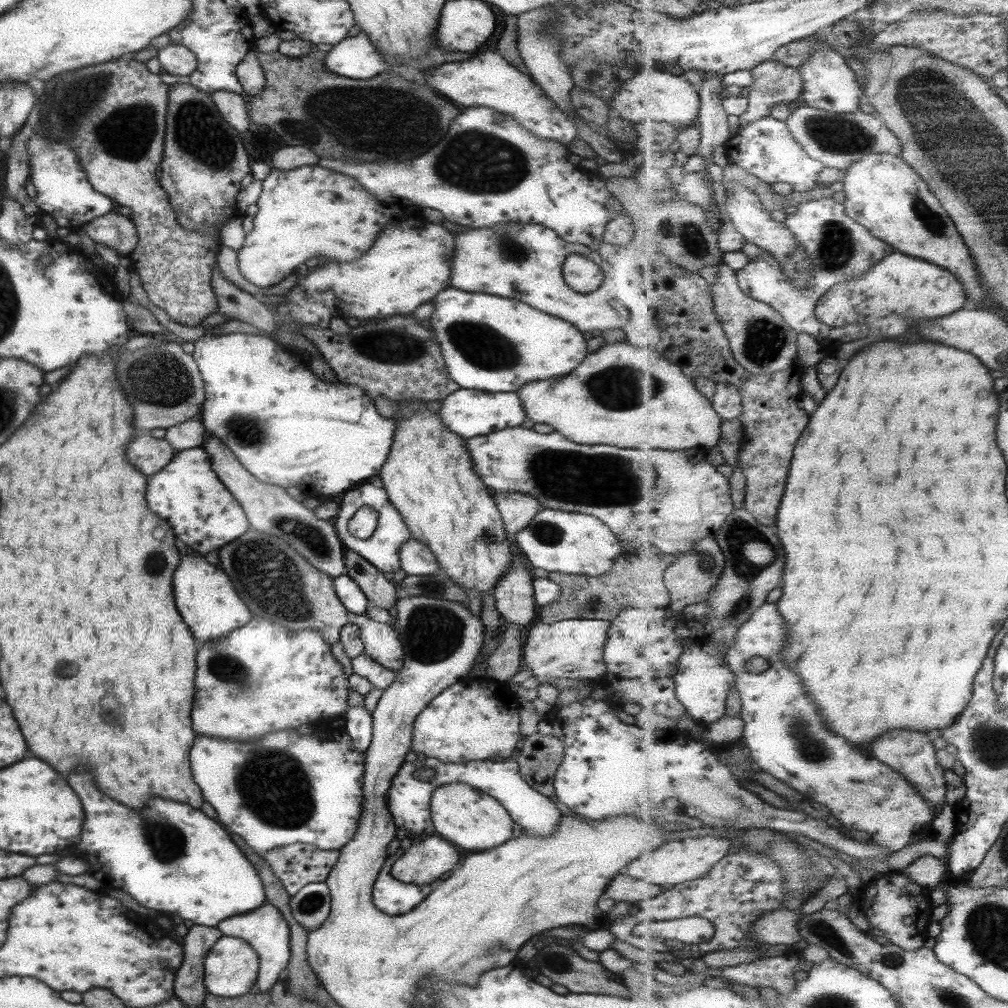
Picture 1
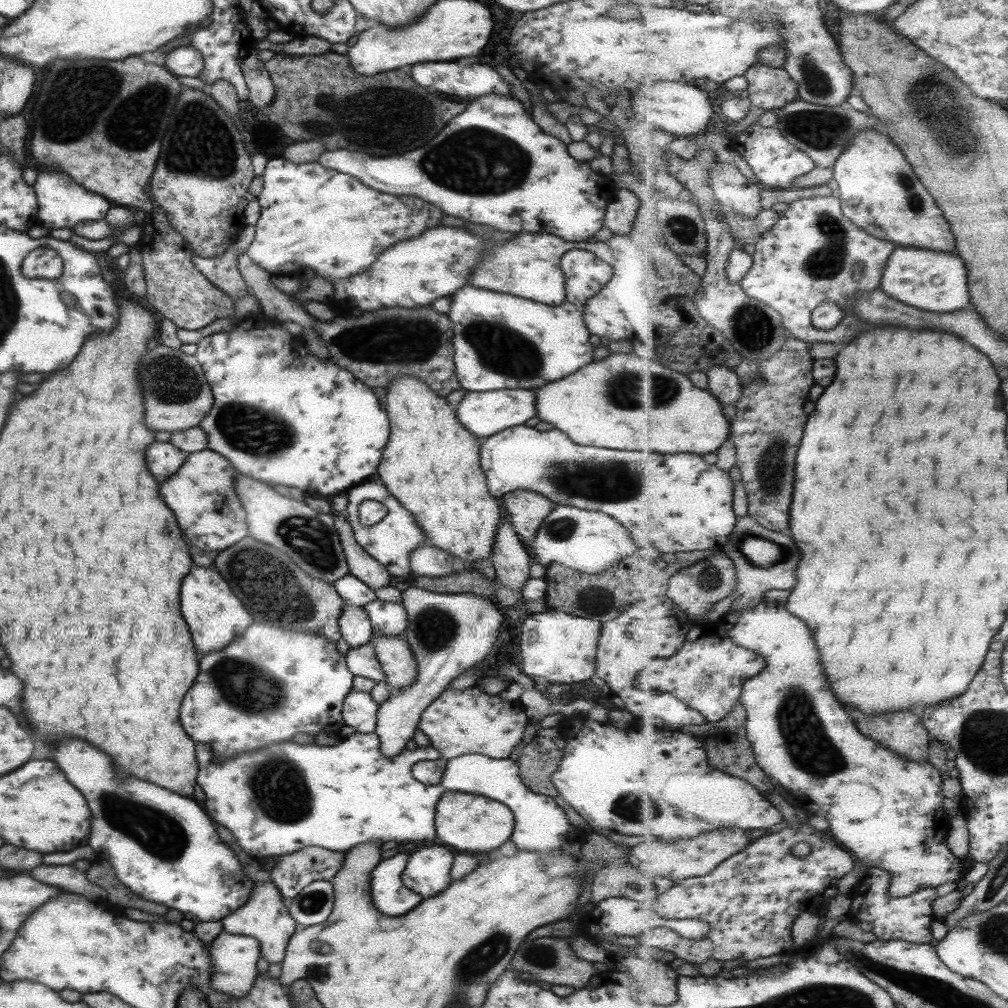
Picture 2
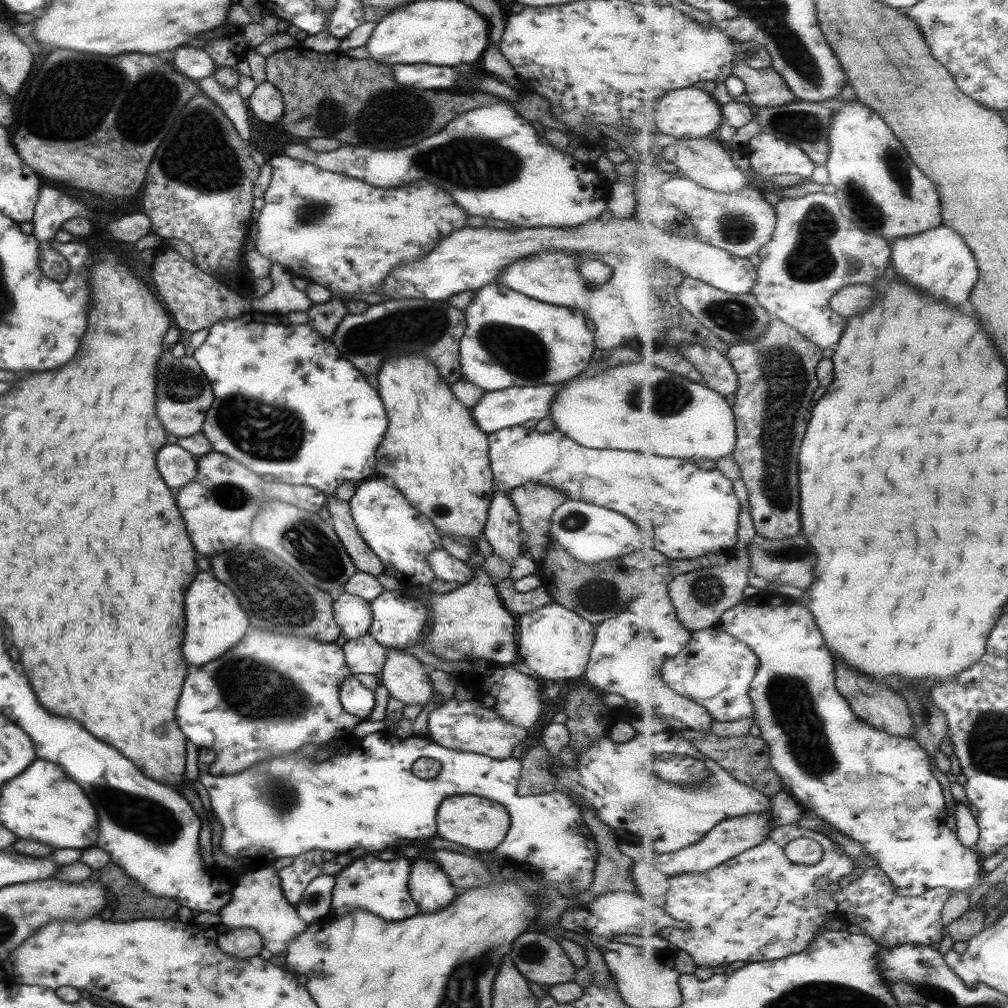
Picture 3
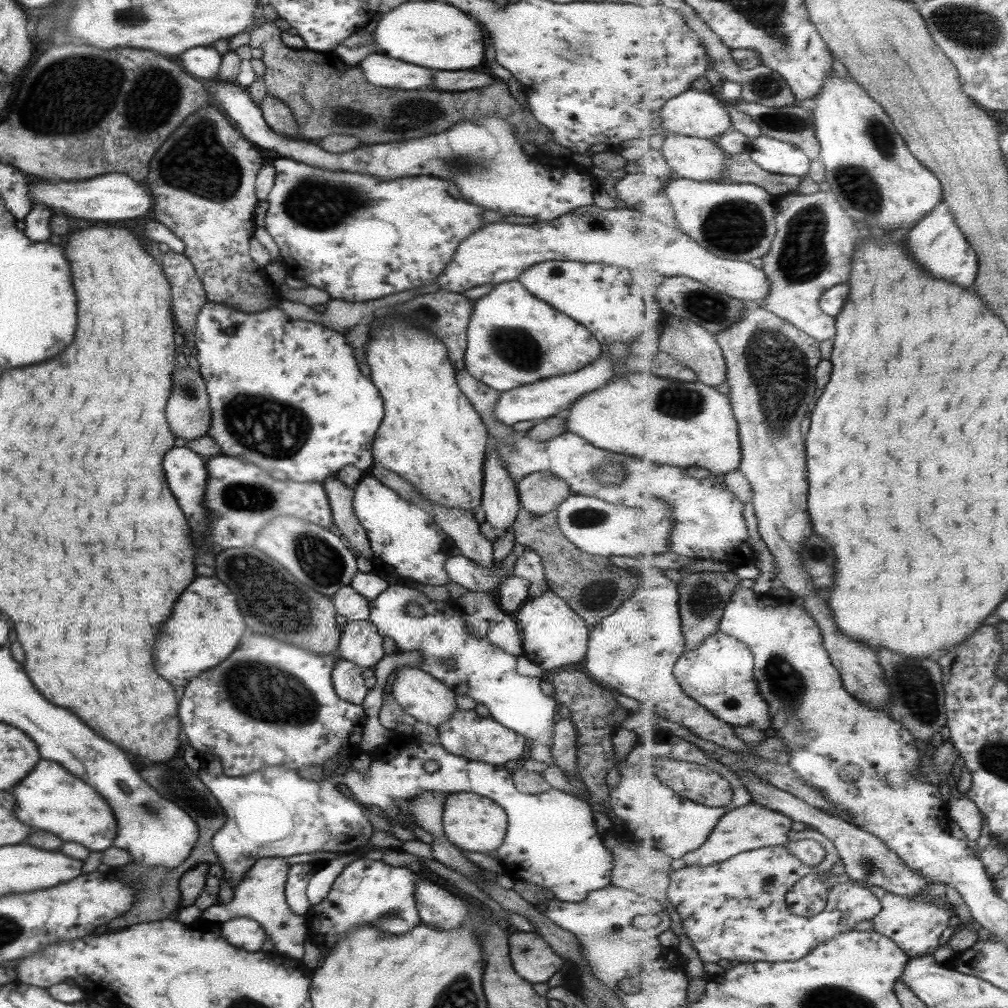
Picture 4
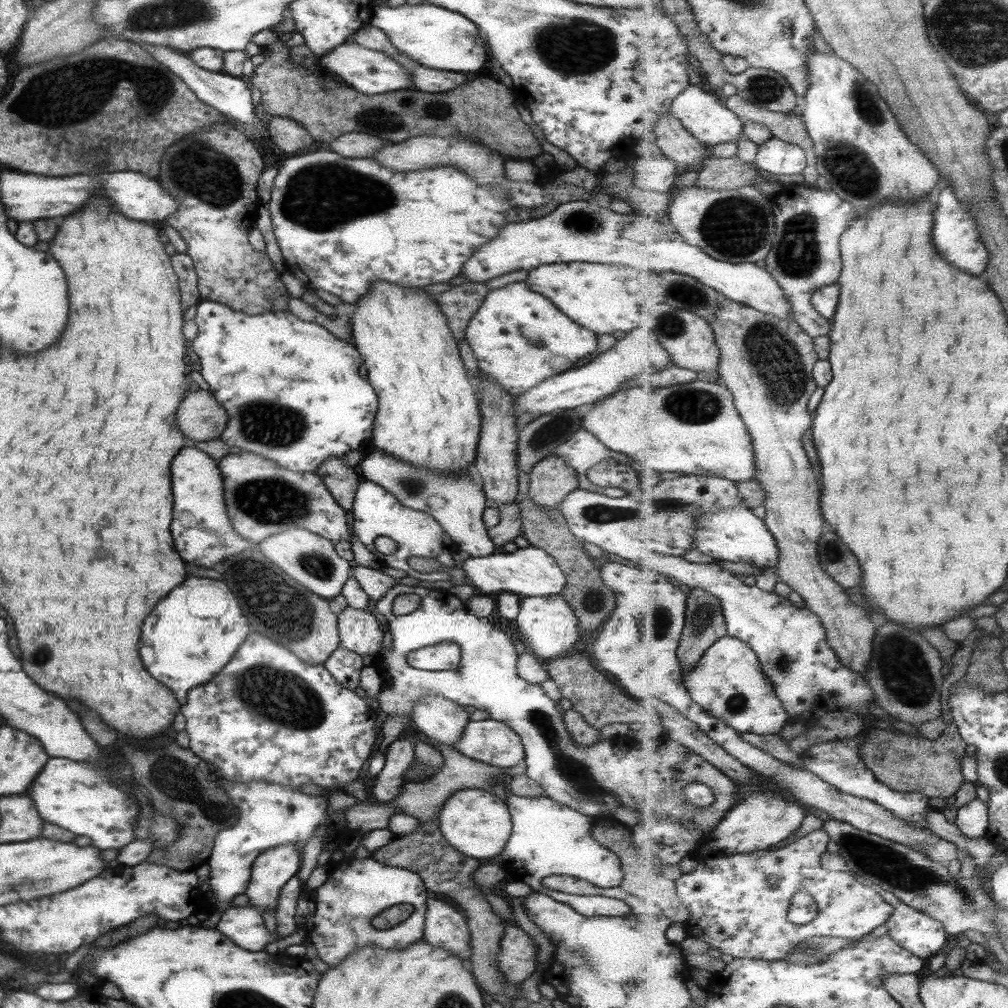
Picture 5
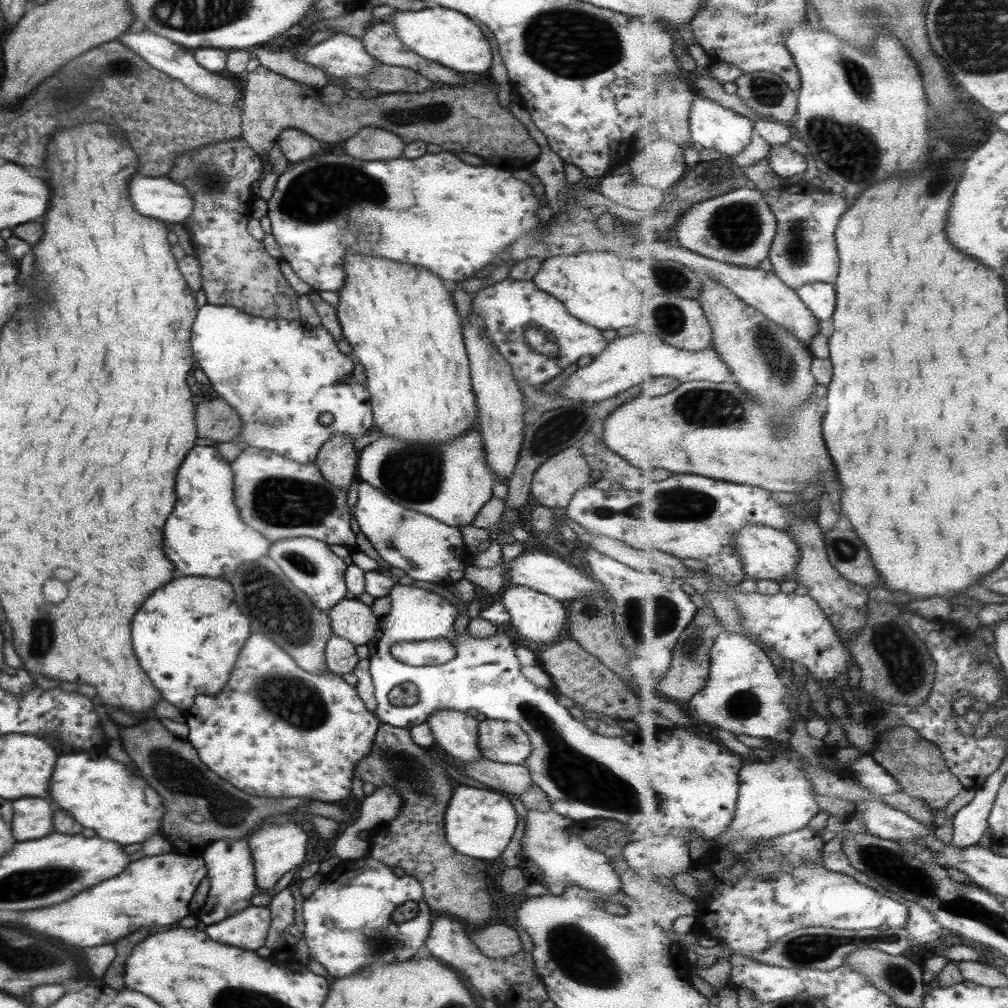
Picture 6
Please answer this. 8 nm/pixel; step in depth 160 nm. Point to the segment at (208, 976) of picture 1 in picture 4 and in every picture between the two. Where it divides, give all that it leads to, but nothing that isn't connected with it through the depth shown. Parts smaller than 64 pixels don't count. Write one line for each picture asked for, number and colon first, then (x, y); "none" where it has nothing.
2: (234, 957)
3: (245, 943)
4: (246, 934)

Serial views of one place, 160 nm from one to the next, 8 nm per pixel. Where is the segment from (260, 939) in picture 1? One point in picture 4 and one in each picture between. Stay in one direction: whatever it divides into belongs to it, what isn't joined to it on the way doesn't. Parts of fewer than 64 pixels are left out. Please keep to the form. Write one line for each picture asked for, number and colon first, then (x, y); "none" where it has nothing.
2: (264, 916)
3: (257, 902)
4: (259, 896)

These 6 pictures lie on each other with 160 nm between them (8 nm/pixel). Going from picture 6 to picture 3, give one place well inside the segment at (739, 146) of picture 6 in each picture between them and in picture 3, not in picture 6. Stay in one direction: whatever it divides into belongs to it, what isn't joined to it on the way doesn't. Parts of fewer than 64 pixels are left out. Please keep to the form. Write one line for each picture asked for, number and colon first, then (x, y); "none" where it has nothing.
3: (688, 113)
4: (695, 113)
5: (706, 117)

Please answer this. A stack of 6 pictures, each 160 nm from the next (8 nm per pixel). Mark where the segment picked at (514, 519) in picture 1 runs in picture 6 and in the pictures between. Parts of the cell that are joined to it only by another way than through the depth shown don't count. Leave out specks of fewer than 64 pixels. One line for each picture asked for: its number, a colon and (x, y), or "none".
2: (526, 509)
3: (534, 504)
4: (539, 493)
5: (550, 480)
6: (553, 483)

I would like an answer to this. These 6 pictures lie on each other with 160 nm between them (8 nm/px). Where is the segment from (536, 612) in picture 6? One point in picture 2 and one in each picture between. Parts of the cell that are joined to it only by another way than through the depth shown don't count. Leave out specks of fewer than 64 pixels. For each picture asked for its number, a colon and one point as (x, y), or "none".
2: (560, 647)
3: (554, 642)
4: (553, 636)
5: (548, 624)

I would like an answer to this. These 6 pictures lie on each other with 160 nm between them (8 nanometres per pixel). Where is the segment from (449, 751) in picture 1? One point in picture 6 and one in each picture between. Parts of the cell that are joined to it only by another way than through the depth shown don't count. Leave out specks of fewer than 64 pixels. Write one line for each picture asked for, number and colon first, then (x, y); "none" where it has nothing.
2: (457, 722)
3: (456, 725)
4: (467, 735)
5: (489, 741)
6: (504, 742)

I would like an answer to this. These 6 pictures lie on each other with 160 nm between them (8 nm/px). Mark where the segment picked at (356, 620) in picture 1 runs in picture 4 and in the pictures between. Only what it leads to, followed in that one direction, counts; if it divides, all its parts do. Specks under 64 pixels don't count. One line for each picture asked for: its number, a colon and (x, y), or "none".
2: (395, 657)
3: (402, 675)
4: (428, 700)

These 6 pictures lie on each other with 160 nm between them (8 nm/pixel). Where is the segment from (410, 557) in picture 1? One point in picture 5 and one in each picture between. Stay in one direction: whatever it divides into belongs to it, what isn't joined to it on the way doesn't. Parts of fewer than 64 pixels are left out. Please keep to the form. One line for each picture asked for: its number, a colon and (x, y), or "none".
2: (426, 560)
3: (445, 567)
4: (460, 570)
5: (529, 571)

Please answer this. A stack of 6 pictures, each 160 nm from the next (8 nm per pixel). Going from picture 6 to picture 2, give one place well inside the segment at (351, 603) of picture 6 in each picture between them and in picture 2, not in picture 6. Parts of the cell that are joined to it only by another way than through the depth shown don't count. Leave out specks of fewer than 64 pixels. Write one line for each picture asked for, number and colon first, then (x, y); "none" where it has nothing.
2: (360, 661)
3: (363, 655)
4: (360, 642)
5: (358, 631)

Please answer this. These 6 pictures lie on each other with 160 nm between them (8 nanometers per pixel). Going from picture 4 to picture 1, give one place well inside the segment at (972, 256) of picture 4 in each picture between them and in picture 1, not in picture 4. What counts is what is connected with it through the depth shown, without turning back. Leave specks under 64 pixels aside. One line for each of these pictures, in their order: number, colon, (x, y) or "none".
1: (904, 287)
2: (910, 274)
3: (939, 261)

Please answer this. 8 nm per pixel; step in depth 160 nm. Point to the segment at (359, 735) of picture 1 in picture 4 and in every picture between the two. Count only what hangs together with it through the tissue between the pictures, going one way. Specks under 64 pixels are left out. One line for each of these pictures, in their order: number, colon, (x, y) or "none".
2: (359, 710)
3: (355, 699)
4: (346, 677)

